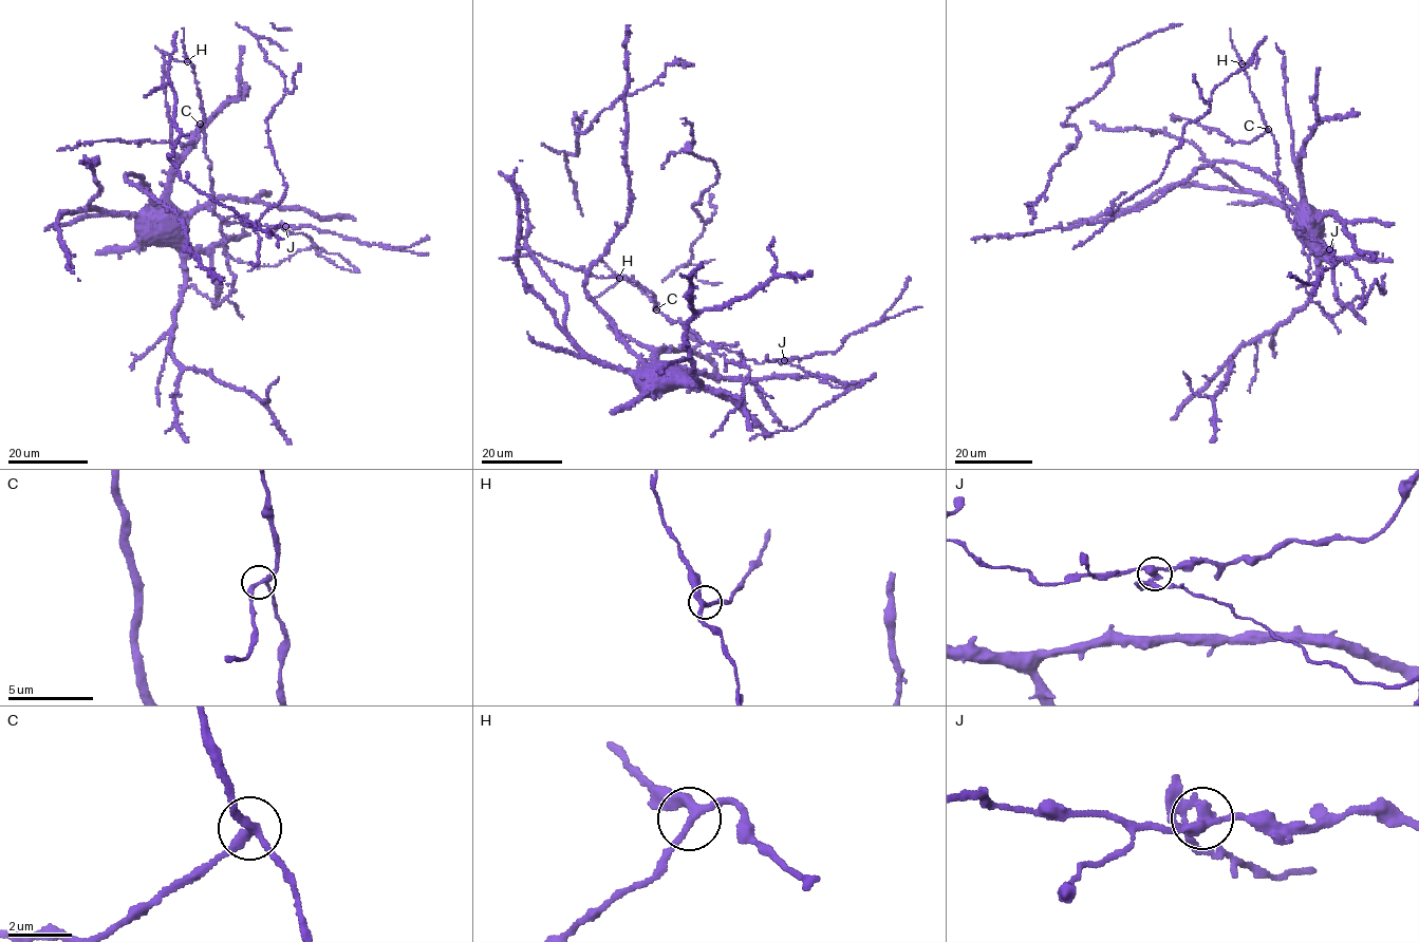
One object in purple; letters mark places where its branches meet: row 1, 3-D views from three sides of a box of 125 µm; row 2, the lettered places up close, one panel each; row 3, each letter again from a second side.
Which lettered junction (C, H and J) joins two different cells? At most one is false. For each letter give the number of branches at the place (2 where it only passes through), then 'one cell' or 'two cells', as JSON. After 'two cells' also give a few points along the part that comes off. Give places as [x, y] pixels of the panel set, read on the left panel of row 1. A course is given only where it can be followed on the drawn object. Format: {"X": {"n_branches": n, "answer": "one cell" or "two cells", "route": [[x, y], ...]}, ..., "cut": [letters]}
{"C": {"n_branches": 3, "answer": "one cell"}, "H": {"n_branches": 3, "answer": "one cell"}, "J": {"n_branches": 3, "answer": "two cells", "route": [[285, 226], [338, 253], [354, 270], [336, 265], [313, 248], [275, 266], [236, 261], [222, 252]]}, "cut": ["J"]}

